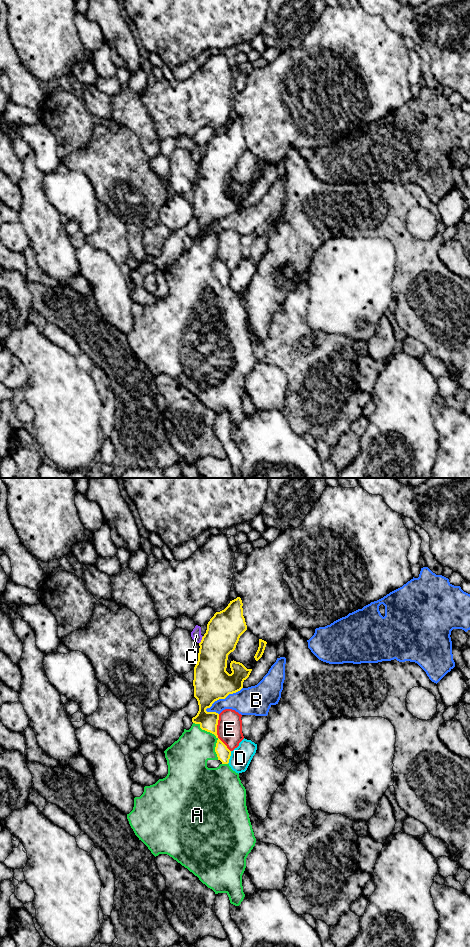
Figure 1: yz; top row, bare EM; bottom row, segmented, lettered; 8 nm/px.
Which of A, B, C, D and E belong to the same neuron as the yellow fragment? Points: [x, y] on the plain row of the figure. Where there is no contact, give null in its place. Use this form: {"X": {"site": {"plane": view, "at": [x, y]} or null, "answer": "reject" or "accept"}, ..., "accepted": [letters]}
{"A": {"site": {"plane": "yz", "at": [215, 255]}, "answer": "accept"}, "B": {"site": {"plane": "yz", "at": [223, 218]}, "answer": "reject"}, "C": {"site": {"plane": "yz", "at": [201, 160]}, "answer": "reject"}, "D": {"site": {"plane": "yz", "at": [229, 277]}, "answer": "reject"}, "E": {"site": {"plane": "yz", "at": [216, 253]}, "answer": "reject"}, "accepted": ["A"]}

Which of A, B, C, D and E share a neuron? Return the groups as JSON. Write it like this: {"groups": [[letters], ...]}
{"groups": [["A"], ["B"], ["C"], ["D"], ["E"]]}

